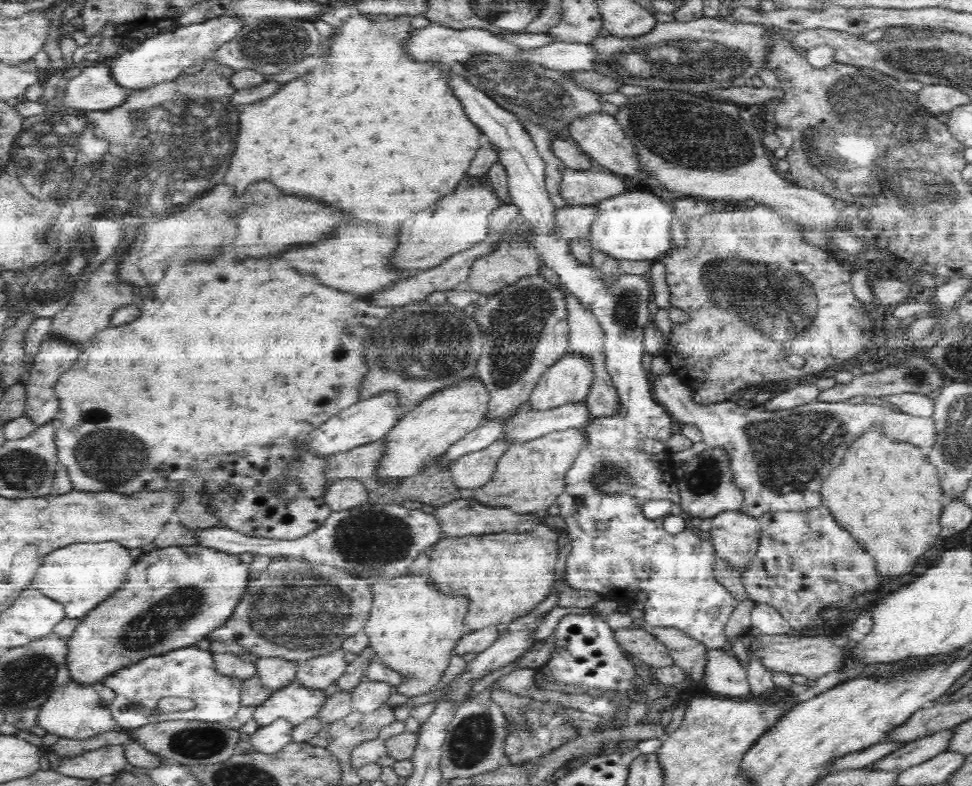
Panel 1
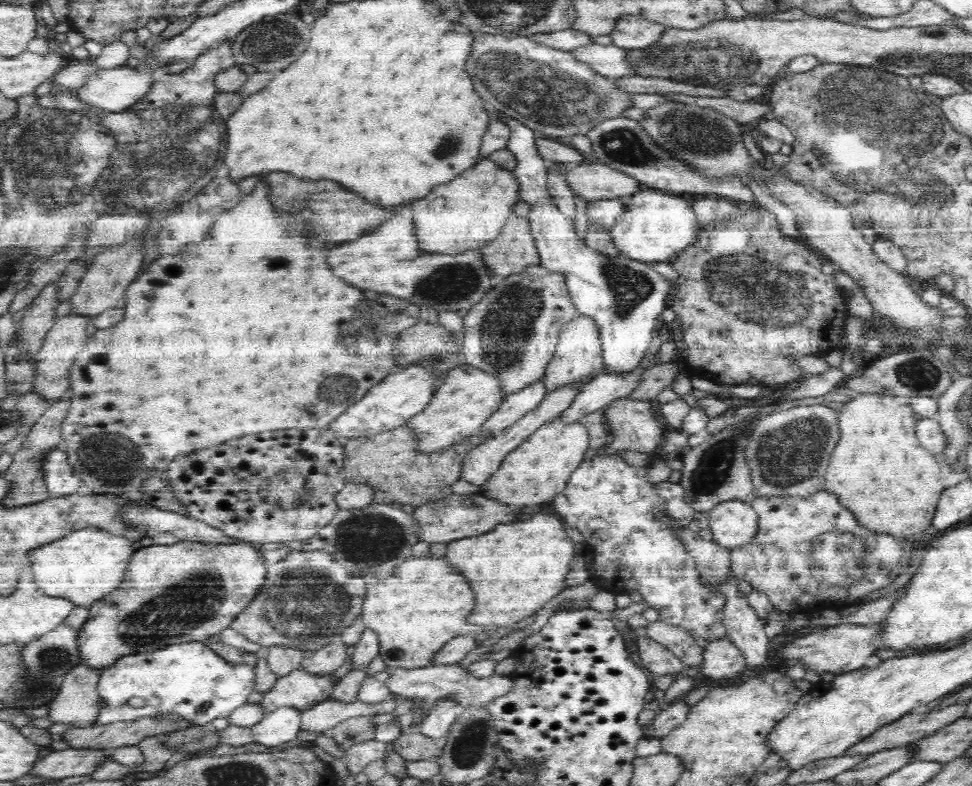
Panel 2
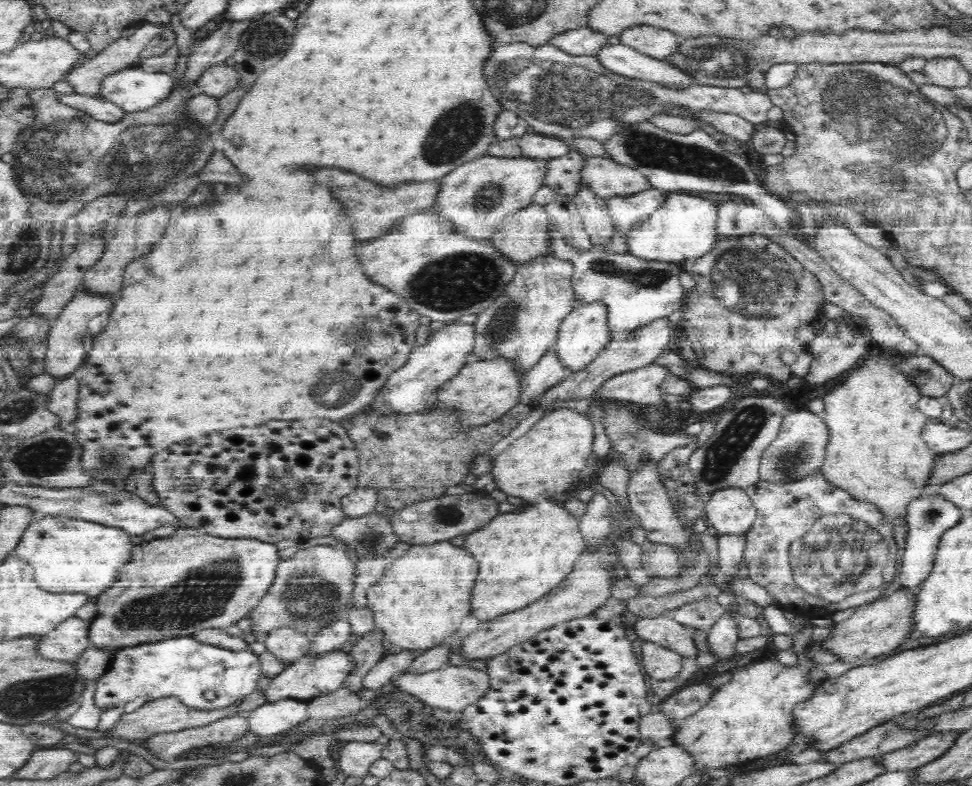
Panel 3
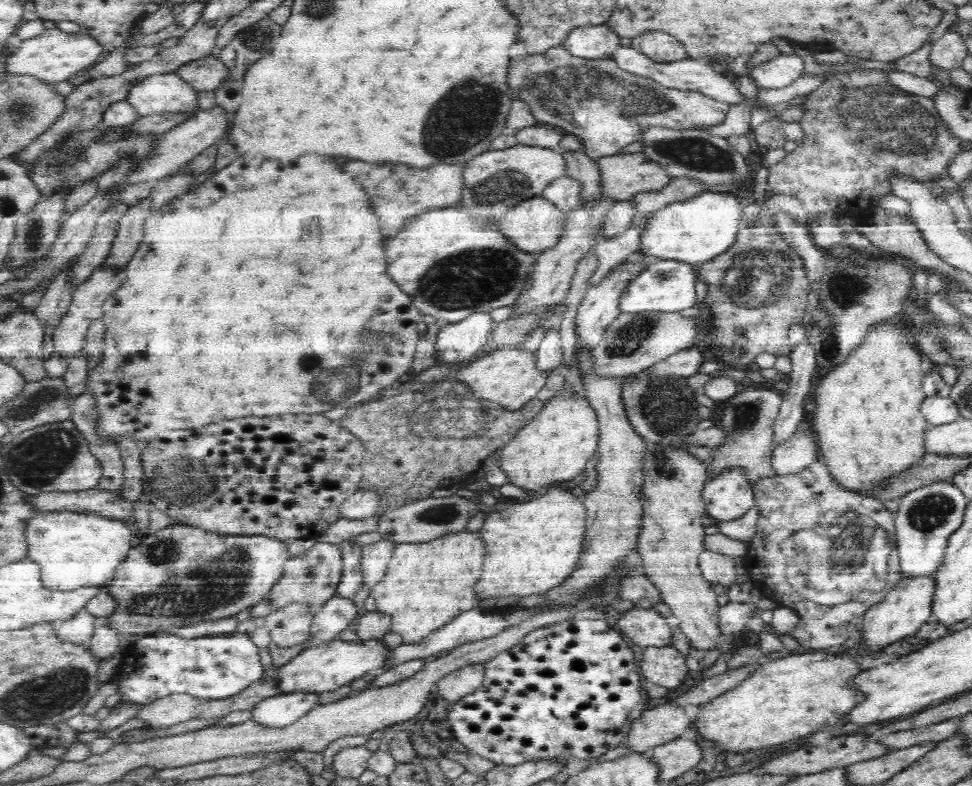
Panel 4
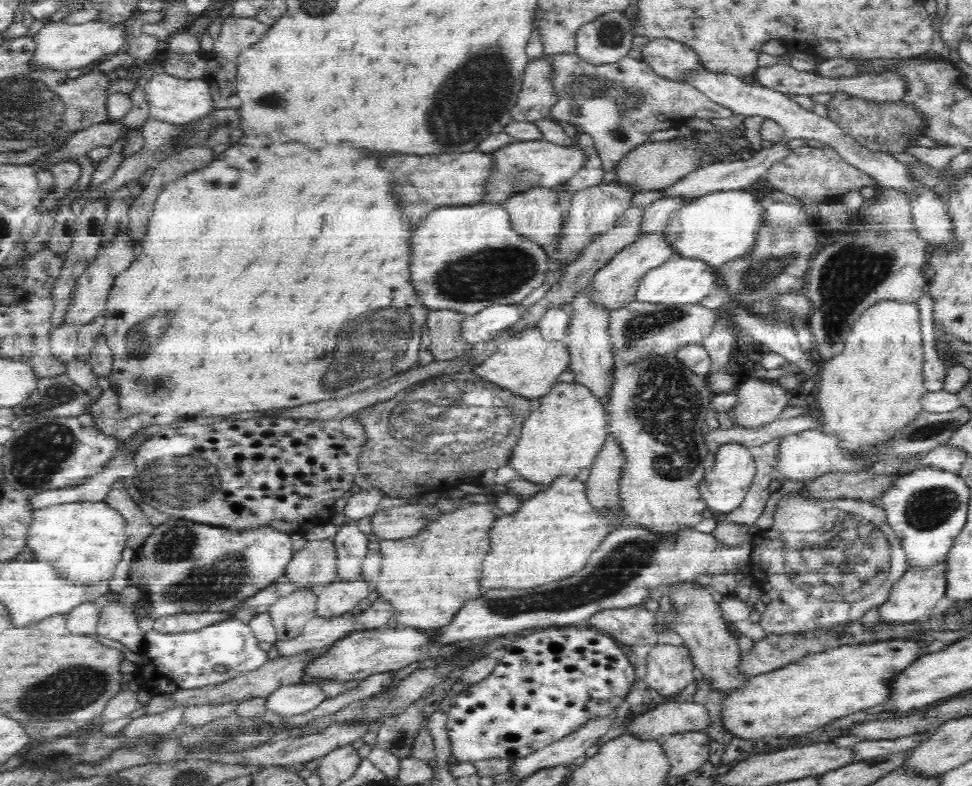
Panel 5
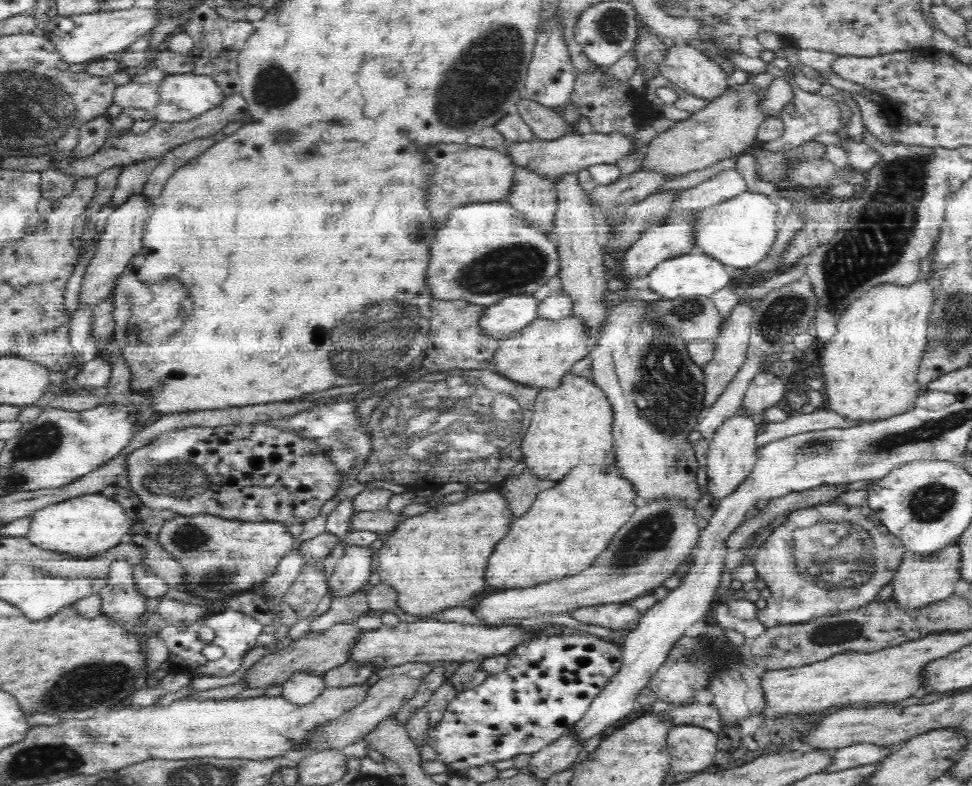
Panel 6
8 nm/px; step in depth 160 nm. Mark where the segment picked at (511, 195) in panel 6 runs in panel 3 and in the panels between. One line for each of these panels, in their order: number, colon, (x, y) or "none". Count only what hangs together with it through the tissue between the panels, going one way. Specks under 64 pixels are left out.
3: (521, 238)
4: (531, 226)
5: (536, 215)

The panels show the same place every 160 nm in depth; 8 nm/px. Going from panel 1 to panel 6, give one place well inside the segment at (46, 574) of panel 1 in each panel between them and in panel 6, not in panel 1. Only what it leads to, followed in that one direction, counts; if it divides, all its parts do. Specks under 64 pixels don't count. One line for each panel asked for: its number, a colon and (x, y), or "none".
2: (83, 568)
3: (67, 554)
4: (72, 551)
5: (82, 542)
6: (85, 527)

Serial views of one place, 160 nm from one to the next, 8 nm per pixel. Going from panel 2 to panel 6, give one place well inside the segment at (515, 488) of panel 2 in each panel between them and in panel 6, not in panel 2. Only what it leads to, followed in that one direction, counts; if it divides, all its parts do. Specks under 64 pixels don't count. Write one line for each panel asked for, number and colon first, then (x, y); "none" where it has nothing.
3: (549, 458)
4: (556, 447)
5: (565, 435)
6: (571, 425)

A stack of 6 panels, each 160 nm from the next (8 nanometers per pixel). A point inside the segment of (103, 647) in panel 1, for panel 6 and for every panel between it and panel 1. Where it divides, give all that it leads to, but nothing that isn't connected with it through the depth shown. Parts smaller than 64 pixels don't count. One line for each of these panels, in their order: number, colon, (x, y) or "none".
2: (185, 592)
3: (191, 582)
4: (181, 576)
5: (183, 567)
6: (218, 559)

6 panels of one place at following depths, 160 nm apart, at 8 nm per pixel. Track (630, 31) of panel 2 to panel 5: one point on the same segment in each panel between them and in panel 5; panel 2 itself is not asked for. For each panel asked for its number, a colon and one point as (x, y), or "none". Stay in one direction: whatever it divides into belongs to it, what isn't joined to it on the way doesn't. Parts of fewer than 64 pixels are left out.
3: (650, 40)
4: (662, 47)
5: (669, 58)

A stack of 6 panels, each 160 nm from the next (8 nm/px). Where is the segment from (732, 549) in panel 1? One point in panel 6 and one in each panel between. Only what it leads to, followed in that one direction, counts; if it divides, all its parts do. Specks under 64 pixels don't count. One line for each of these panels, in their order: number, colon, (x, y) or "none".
2: (733, 524)
3: (732, 513)
4: (728, 497)
5: (723, 489)
6: (731, 457)

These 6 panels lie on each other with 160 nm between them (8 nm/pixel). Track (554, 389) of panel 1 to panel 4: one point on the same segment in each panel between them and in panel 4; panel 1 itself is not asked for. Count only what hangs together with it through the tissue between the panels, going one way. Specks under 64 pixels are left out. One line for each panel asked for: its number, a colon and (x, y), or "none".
2: (578, 359)
3: (583, 335)
4: (598, 309)

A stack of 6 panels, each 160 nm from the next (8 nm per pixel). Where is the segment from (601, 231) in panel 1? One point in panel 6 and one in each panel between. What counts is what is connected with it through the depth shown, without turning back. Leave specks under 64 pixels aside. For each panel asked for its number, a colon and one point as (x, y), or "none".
2: (653, 226)
3: (682, 226)
4: (691, 231)
5: (715, 228)
6: (738, 232)

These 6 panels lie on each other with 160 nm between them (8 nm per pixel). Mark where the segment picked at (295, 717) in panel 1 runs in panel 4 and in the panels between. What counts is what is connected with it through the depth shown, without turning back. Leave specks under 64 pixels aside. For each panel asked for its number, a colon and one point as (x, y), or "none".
2: (299, 691)
3: (308, 678)
4: (318, 669)

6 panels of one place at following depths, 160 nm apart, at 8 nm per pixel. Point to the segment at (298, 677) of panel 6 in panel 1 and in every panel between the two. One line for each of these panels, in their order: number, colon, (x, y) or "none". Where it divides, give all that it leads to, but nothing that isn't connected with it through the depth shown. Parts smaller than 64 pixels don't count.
1: (271, 739)
2: (280, 727)
3: (272, 720)
4: (278, 711)
5: (285, 702)

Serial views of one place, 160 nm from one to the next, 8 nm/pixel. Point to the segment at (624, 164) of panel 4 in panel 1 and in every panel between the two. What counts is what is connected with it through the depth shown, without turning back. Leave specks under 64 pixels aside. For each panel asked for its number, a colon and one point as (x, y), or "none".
1: (577, 188)
2: (591, 182)
3: (605, 178)

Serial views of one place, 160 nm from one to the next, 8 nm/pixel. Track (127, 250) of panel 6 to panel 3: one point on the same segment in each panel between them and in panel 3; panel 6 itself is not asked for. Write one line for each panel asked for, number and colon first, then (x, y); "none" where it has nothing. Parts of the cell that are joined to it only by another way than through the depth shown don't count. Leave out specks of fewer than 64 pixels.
3: (67, 342)
4: (86, 303)
5: (88, 304)

